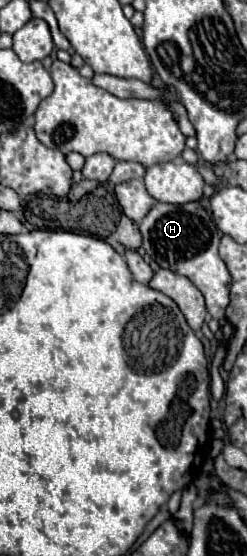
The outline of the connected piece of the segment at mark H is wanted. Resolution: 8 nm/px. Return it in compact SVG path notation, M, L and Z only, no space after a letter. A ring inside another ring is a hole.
M156 202L146 218L140 222L140 232L144 236L146 254L160 266L176 274L186 276L206 298L206 308L212 318L226 324L226 304L230 302L230 272L224 260L218 256L218 244L222 232L216 228L212 216L198 204L190 202L184 206Z

